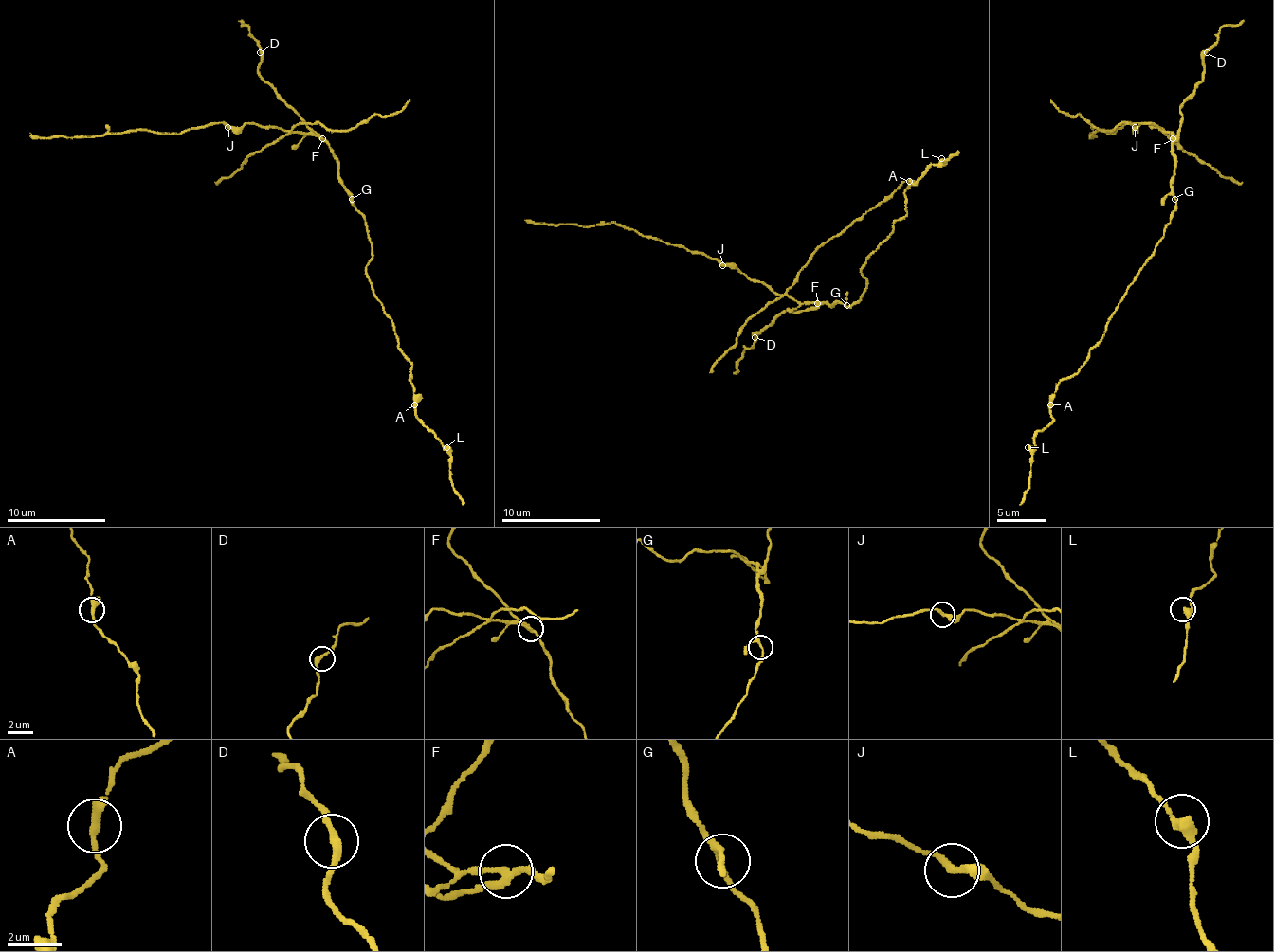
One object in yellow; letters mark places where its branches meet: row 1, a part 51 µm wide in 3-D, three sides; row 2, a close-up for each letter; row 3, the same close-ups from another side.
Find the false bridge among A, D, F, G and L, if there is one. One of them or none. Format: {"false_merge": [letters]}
{"false_merge": ["F"]}

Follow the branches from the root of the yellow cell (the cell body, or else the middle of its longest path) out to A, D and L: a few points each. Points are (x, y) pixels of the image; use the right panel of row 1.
A: (1174, 196), (1176, 211), (1169, 219), (1162, 241), (1117, 305), (1102, 340), (1080, 368), (1058, 385), (1050, 404)
D: (1174, 196), (1172, 141), (1176, 136), (1182, 116), (1179, 107), (1201, 80), (1207, 52)
L: (1174, 196), (1176, 211), (1162, 241), (1117, 305), (1090, 357), (1058, 385), (1050, 407), (1052, 420), (1028, 447)

